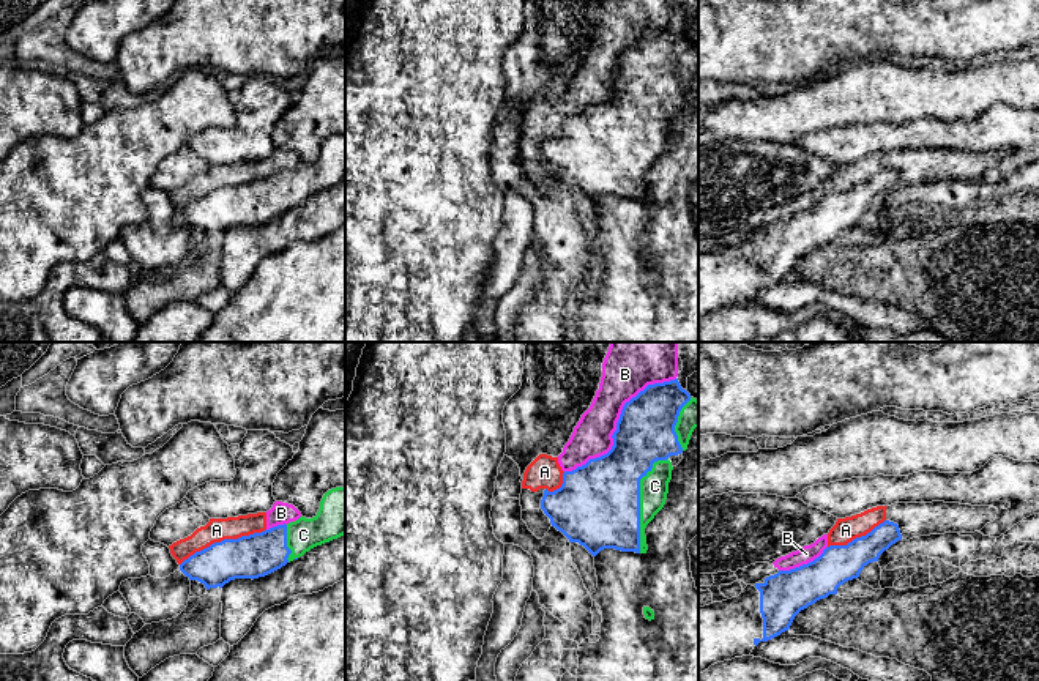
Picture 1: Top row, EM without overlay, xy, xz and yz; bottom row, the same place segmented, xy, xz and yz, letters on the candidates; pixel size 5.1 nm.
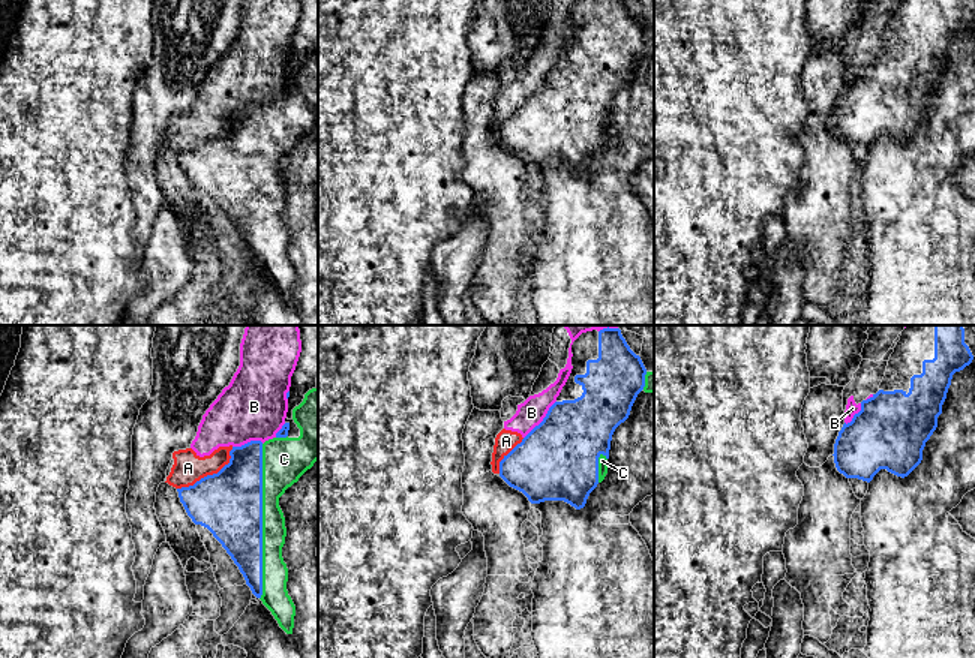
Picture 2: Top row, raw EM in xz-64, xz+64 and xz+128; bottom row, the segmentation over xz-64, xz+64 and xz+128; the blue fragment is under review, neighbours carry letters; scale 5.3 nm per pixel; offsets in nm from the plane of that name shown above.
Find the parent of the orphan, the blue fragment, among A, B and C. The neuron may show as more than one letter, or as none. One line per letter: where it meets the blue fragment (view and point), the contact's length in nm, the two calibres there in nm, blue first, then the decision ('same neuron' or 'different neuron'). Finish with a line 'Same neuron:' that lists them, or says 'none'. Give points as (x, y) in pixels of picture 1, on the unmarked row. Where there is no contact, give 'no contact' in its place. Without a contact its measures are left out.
A: xy (224, 186) | 480 nm | 220/120 nm | different neuron
B: xz (617, 71) | 750 nm | 300/220 nm | different neuron
C: xz (639, 148) | 500 nm | 420/140 nm | same neuron
Same neuron: C

